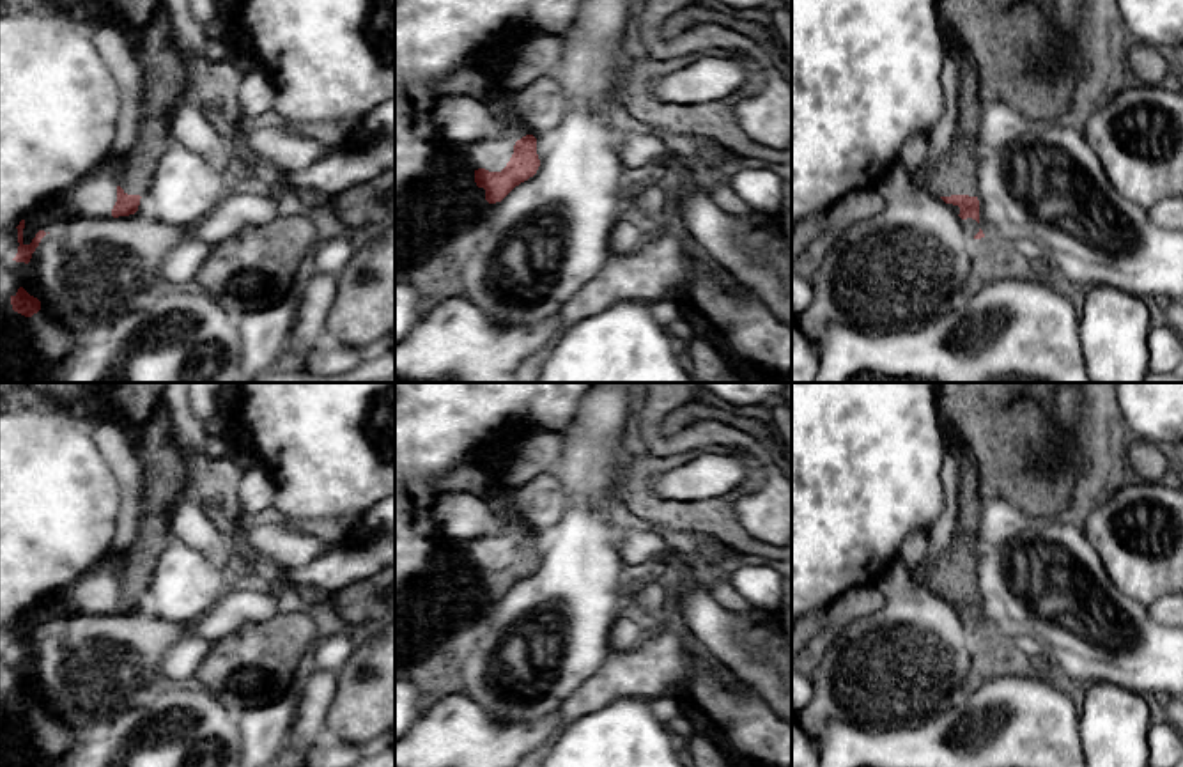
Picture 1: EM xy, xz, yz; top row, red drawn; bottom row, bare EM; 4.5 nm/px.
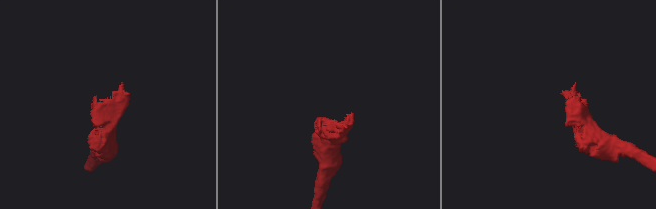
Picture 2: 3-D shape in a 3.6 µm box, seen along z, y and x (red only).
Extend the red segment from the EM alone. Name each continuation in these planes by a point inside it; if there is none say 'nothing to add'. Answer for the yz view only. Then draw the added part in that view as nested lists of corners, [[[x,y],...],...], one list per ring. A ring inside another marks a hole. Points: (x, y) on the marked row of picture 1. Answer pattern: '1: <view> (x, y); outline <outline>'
1: yz (955, 172); outline [[[946,27],[946,48],[960,69],[958,122],[953,147],[947,154],[926,159],[919,177],[939,197],[967,195],[976,188],[981,149],[978,128],[983,103],[978,94],[978,64],[970,50]]]

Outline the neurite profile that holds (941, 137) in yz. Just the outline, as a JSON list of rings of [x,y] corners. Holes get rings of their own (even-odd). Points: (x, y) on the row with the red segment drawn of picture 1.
[[[944,50],[944,73],[942,73],[944,108],[942,115],[935,120],[928,133],[928,158],[942,158],[953,147],[958,122],[958,92],[960,92],[960,69]]]

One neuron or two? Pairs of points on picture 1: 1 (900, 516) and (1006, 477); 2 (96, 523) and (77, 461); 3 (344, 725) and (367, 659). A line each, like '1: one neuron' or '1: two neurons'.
1: two neurons
2: one neuron
3: one neuron

